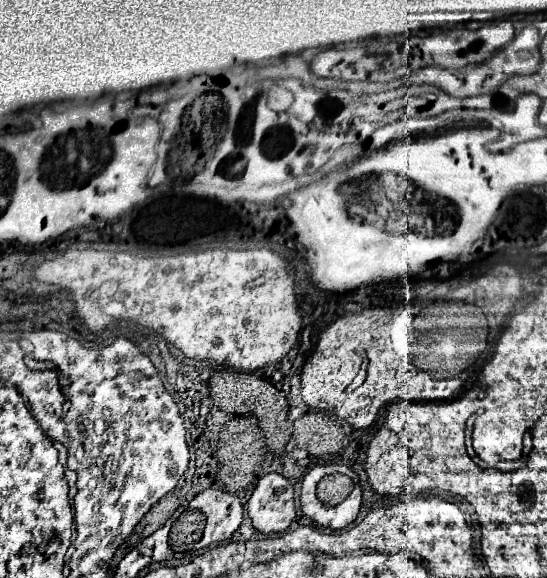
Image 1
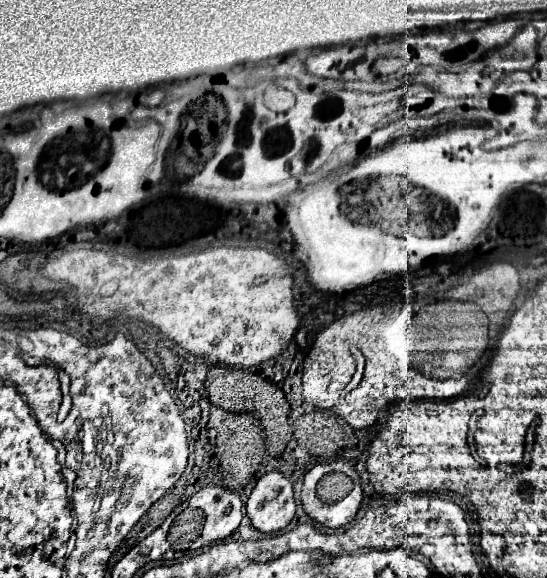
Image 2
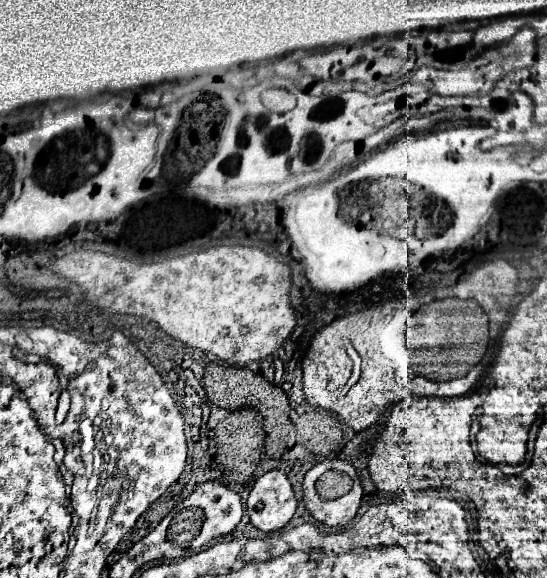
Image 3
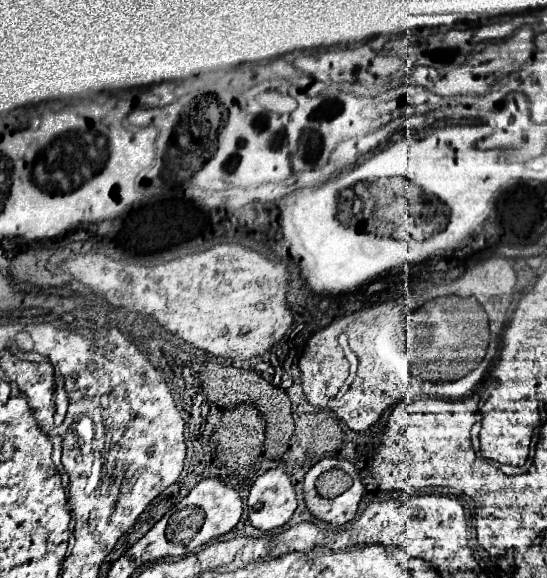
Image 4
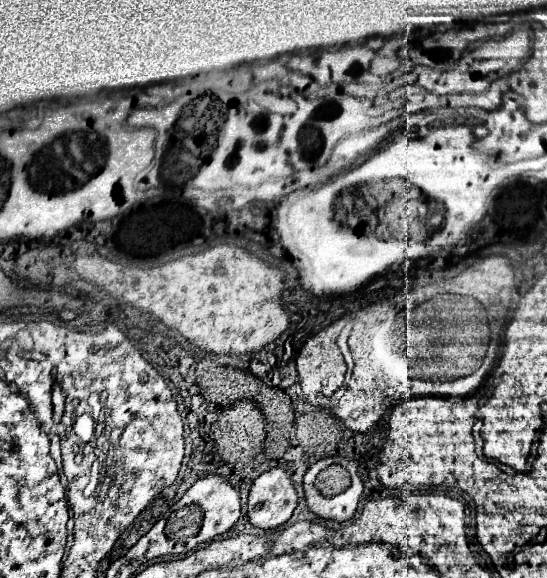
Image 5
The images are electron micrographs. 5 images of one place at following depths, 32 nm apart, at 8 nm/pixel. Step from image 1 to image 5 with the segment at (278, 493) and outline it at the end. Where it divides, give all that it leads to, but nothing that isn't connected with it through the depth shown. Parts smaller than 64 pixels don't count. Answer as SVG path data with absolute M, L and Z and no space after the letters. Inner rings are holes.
M282 468L260 474L248 496L248 520L252 526L272 530L286 524L296 508L298 496L292 480Z

